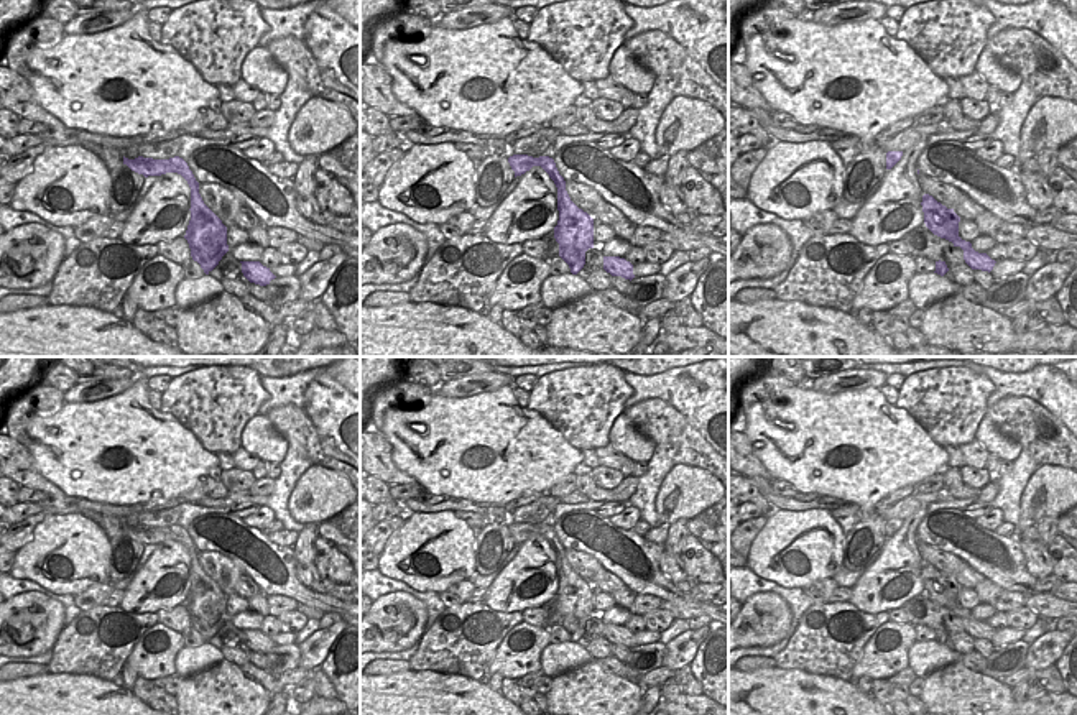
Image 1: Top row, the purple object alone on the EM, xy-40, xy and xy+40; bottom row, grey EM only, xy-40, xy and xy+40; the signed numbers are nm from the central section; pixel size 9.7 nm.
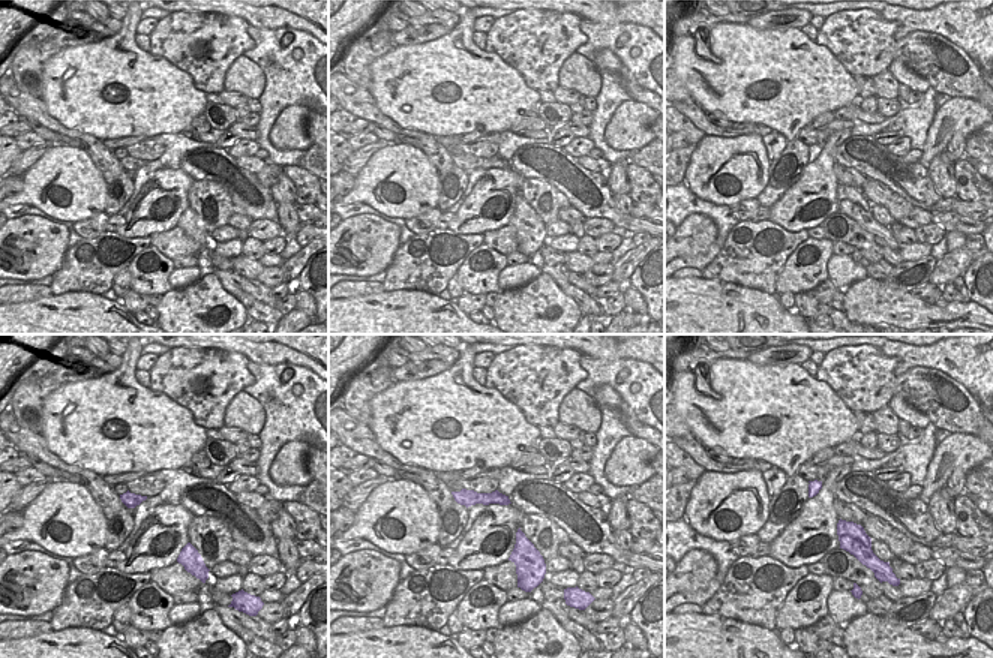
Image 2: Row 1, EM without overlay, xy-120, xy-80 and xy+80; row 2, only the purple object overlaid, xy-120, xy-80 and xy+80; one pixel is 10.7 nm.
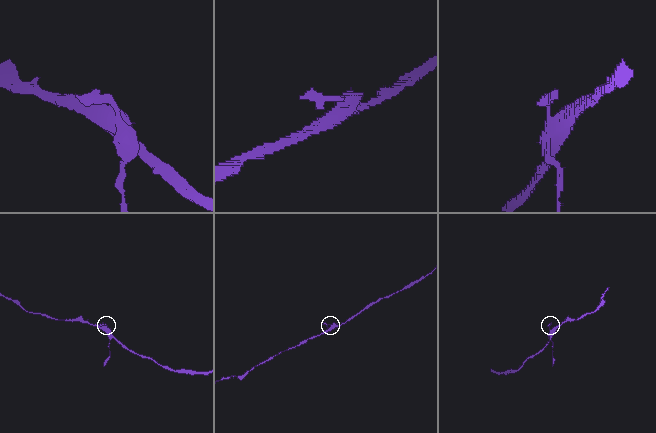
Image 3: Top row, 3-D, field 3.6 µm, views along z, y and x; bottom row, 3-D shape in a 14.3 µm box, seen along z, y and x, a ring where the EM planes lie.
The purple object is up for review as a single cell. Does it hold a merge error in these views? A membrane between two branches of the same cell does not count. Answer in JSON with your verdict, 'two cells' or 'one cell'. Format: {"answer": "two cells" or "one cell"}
{"answer": "two cells"}

